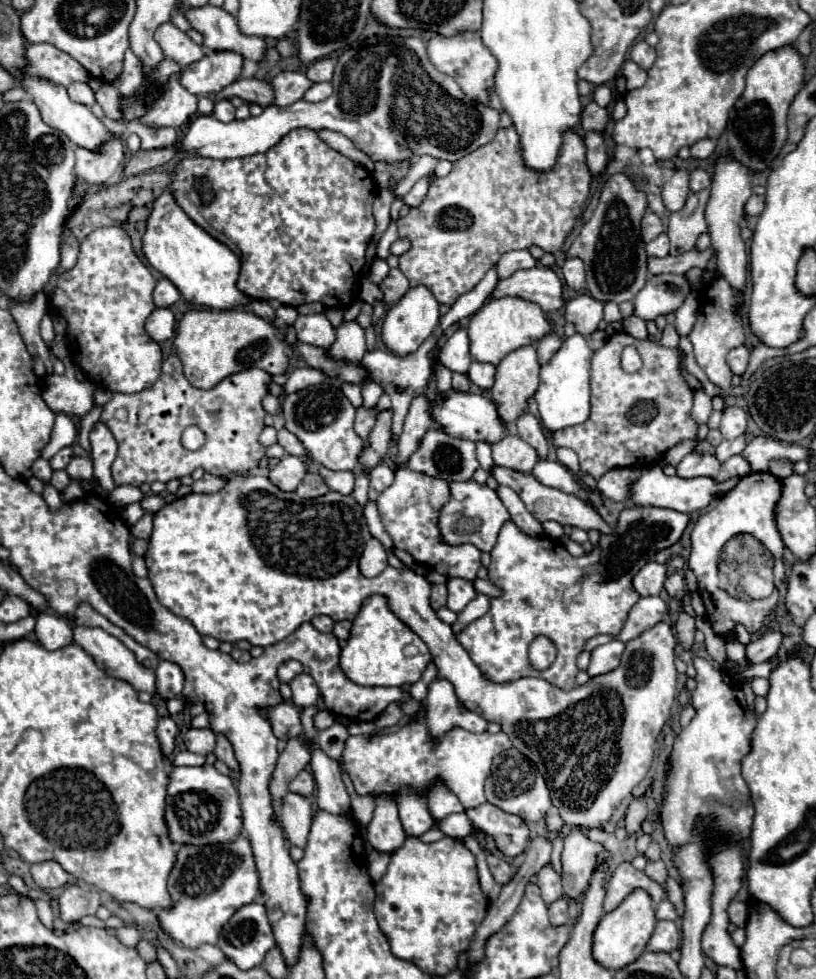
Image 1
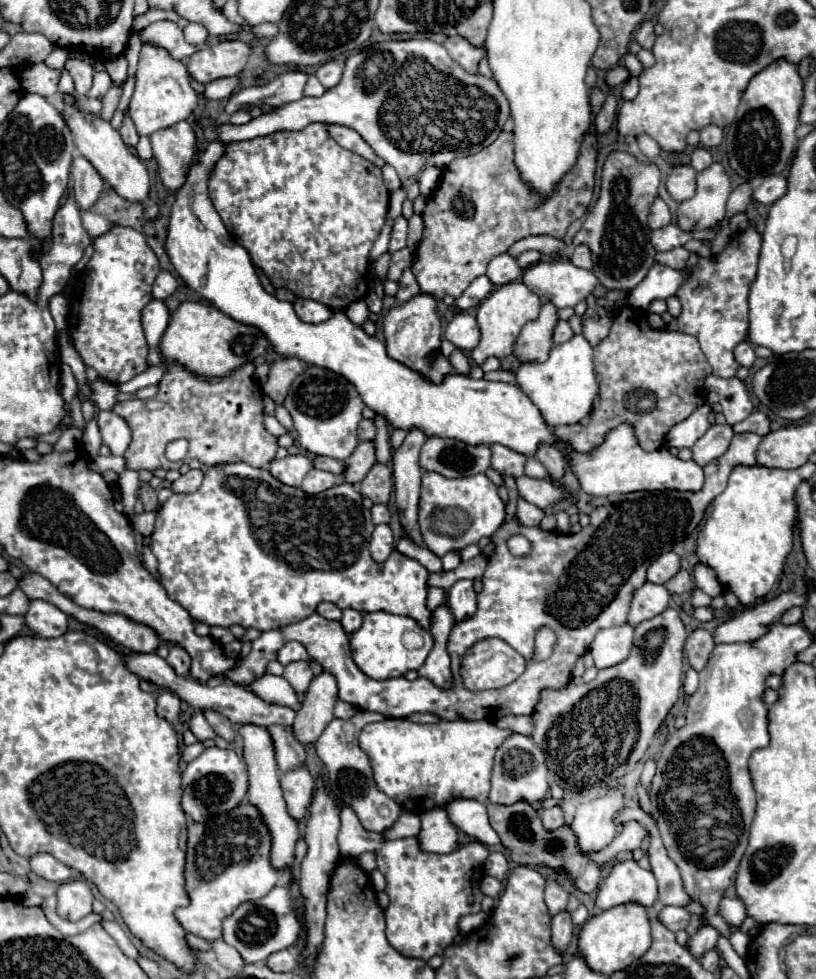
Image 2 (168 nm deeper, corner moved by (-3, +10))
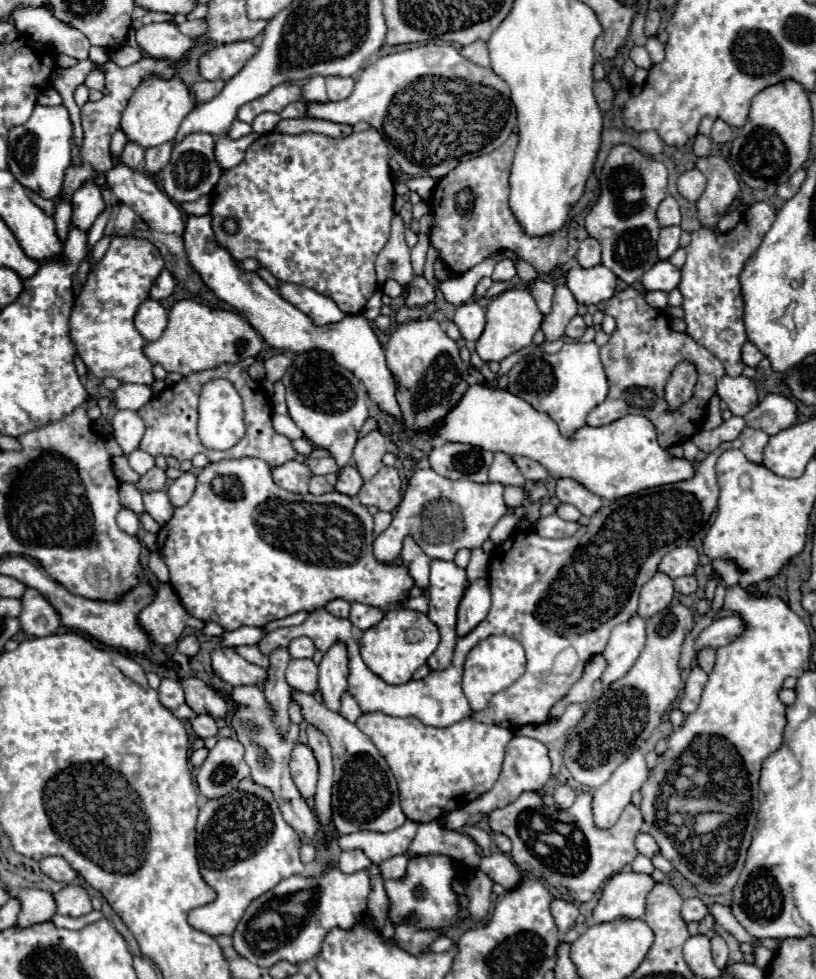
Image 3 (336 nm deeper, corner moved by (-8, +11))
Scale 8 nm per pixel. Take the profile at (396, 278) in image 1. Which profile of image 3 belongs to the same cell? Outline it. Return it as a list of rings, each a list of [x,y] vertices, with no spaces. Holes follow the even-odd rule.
[[[414,276],[414,280],[410,282],[410,294],[406,298],[406,306],[422,308],[428,302],[434,302],[434,298],[436,298],[436,288],[424,276]]]

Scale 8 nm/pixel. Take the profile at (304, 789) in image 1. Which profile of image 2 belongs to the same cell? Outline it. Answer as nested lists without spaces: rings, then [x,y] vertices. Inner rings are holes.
[[[273,725],[267,729],[273,737],[275,757],[277,757],[277,765],[281,769],[281,773],[287,773],[289,769],[305,767],[305,759],[307,759],[305,747],[293,737],[293,733],[285,731],[285,727],[281,727],[281,725]]]

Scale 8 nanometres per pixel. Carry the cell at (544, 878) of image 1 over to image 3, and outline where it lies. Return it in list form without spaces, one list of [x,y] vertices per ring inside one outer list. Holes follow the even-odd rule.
[[[554,900],[550,908],[552,908],[552,916],[554,916],[554,922],[556,922],[558,930],[562,934],[566,934],[574,926],[574,922],[578,918],[576,904],[568,902],[568,900]]]

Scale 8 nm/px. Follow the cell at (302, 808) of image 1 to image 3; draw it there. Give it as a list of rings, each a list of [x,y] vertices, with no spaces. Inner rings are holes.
[[[298,742],[294,746],[292,758],[290,758],[290,770],[302,796],[312,798],[316,792],[316,782],[318,782],[318,762],[308,744]]]

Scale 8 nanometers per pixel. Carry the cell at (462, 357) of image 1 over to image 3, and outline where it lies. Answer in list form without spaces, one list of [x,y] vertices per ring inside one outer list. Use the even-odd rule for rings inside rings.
[[[476,300],[466,302],[466,304],[462,304],[462,306],[456,310],[454,322],[456,322],[456,326],[460,328],[462,338],[476,342],[476,340],[480,338],[482,330],[484,330],[484,324],[486,324],[484,308],[482,308]]]

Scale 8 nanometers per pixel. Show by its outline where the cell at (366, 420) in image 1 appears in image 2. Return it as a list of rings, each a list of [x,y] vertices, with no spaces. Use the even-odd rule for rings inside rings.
[[[361,419],[361,423],[359,423],[359,427],[357,427],[357,435],[359,435],[359,439],[361,441],[367,441],[367,439],[373,439],[375,437],[375,425],[373,425],[373,421],[371,419]]]

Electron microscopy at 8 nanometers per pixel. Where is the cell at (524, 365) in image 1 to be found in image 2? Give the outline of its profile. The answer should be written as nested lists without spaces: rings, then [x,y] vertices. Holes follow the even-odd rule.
[[[545,303],[541,307],[539,317],[523,327],[519,339],[513,345],[513,355],[519,359],[519,363],[545,361],[549,357],[549,351],[553,347],[551,335],[553,335],[553,327],[557,323],[555,311],[557,309],[553,303]]]

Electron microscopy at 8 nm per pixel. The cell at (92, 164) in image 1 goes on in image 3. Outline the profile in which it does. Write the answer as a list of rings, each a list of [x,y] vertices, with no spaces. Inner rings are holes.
[[[86,182],[82,188],[78,188],[70,200],[72,204],[72,228],[82,228],[82,232],[88,232],[94,224],[94,220],[104,212],[106,204],[100,194],[100,188],[94,182]]]

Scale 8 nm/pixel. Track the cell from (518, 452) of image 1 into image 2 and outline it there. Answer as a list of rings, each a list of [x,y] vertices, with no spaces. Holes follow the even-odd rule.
[[[491,445],[491,451],[493,451],[491,467],[495,471],[499,471],[501,475],[511,475],[511,477],[523,475],[525,461],[527,461],[527,457],[523,453],[517,453],[505,445]]]

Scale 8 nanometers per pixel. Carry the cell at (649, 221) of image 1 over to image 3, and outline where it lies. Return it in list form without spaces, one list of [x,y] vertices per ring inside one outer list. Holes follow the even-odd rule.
[[[666,196],[658,208],[660,226],[678,226],[680,224],[680,208],[672,196]]]

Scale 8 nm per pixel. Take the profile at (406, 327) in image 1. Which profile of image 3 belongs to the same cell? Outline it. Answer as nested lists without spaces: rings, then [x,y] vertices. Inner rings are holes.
[[[412,320],[390,336],[386,346],[386,362],[396,380],[396,400],[402,410],[400,422],[404,432],[398,434],[398,440],[410,442],[416,434],[434,438],[450,408],[462,400],[466,388],[470,386],[468,364],[460,360],[458,344],[448,338],[436,320]]]

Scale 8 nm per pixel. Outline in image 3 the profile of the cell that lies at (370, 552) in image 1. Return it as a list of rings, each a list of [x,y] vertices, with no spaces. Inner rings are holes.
[[[432,468],[416,470],[408,480],[402,502],[398,504],[392,524],[376,538],[374,556],[378,562],[392,564],[400,558],[402,542],[416,530],[416,544],[424,550],[430,560],[454,560],[462,548],[480,548],[496,522],[506,514],[502,498],[502,484],[476,484],[470,480],[450,480],[436,474]]]

